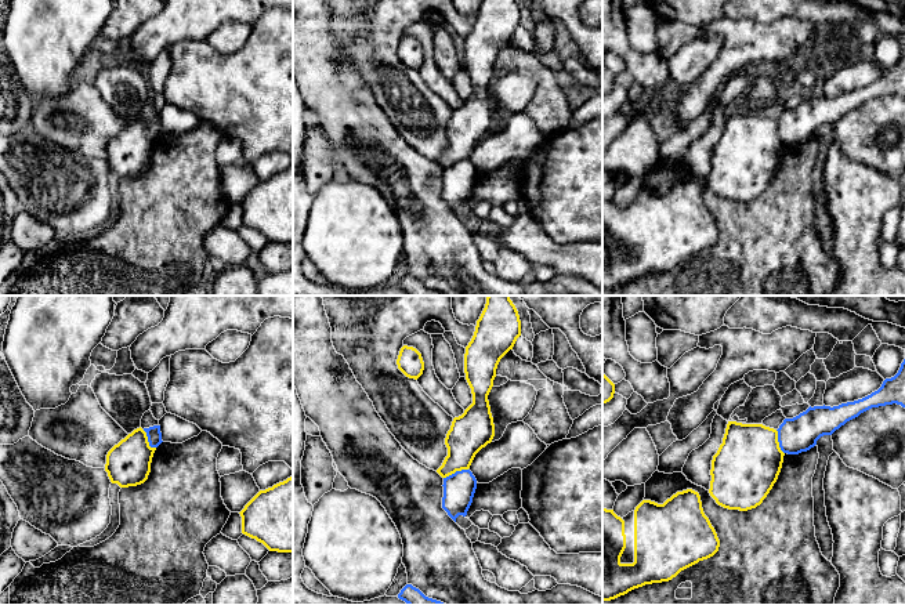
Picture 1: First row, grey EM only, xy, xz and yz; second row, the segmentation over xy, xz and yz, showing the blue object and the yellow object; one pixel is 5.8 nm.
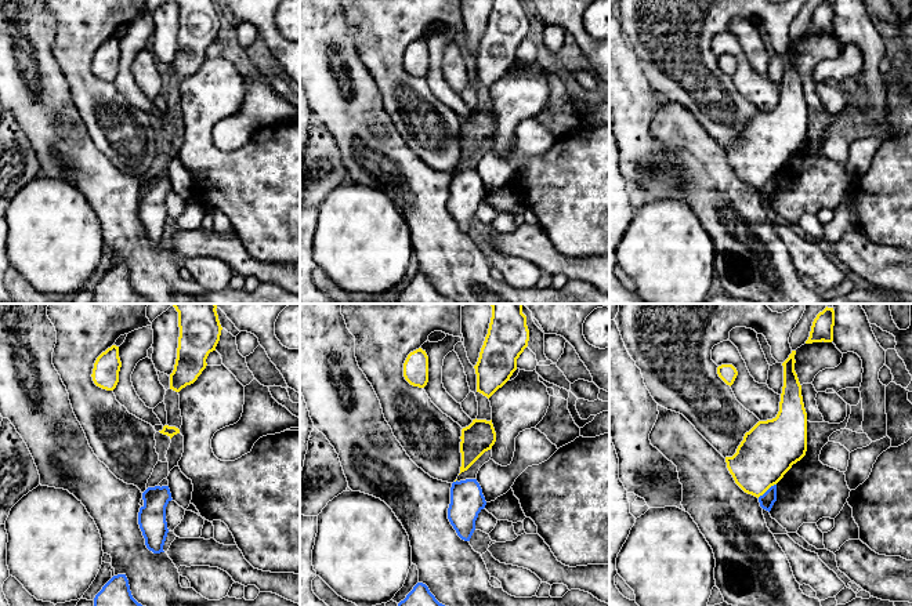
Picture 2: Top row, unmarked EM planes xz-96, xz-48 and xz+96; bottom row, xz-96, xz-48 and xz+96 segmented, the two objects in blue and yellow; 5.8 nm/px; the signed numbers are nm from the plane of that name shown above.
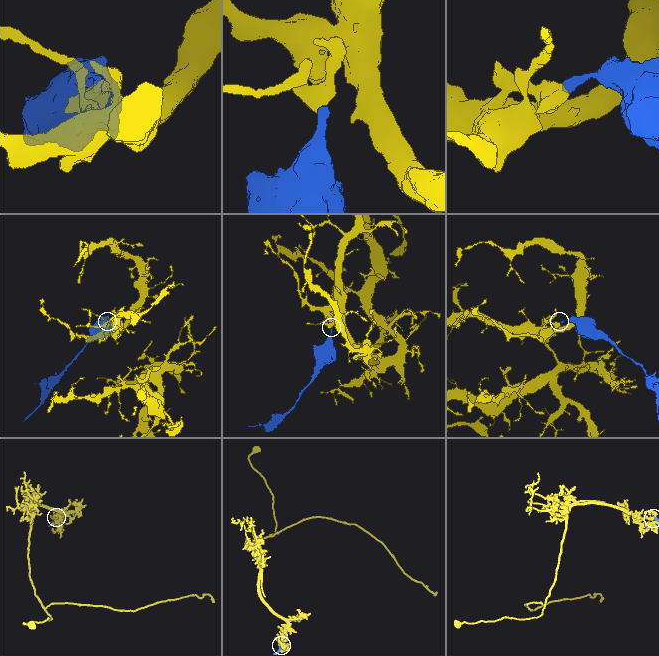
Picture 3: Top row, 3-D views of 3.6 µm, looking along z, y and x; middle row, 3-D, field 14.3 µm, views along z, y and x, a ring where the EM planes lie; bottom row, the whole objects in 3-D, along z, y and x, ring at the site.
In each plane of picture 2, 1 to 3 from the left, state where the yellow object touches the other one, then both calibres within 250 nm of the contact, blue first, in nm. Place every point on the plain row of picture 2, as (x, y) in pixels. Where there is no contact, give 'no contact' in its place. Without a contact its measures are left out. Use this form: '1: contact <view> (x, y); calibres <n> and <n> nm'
1: no contact
2: no contact
3: contact xz+96 (767, 181); calibres 90 and 320 nm

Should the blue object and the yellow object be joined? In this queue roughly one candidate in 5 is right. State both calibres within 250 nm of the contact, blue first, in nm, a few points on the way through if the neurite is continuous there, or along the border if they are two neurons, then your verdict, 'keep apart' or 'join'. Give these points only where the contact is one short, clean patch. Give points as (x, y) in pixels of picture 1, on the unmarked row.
calibres 190 and 240 nm; border xz (467, 159), (458, 160), (444, 169); keep apart

